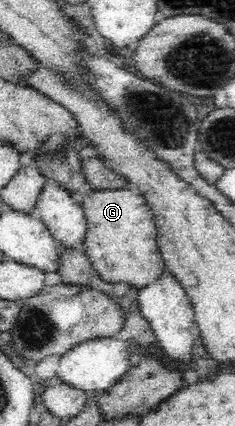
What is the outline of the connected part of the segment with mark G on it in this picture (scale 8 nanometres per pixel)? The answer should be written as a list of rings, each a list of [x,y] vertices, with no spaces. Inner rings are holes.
[[[83,158],[81,163],[79,168],[84,172],[85,182],[92,188],[82,203],[86,217],[84,252],[92,266],[109,283],[124,283],[139,289],[154,282],[166,270],[157,245],[154,213],[141,194],[124,177],[106,167],[102,159]]]

